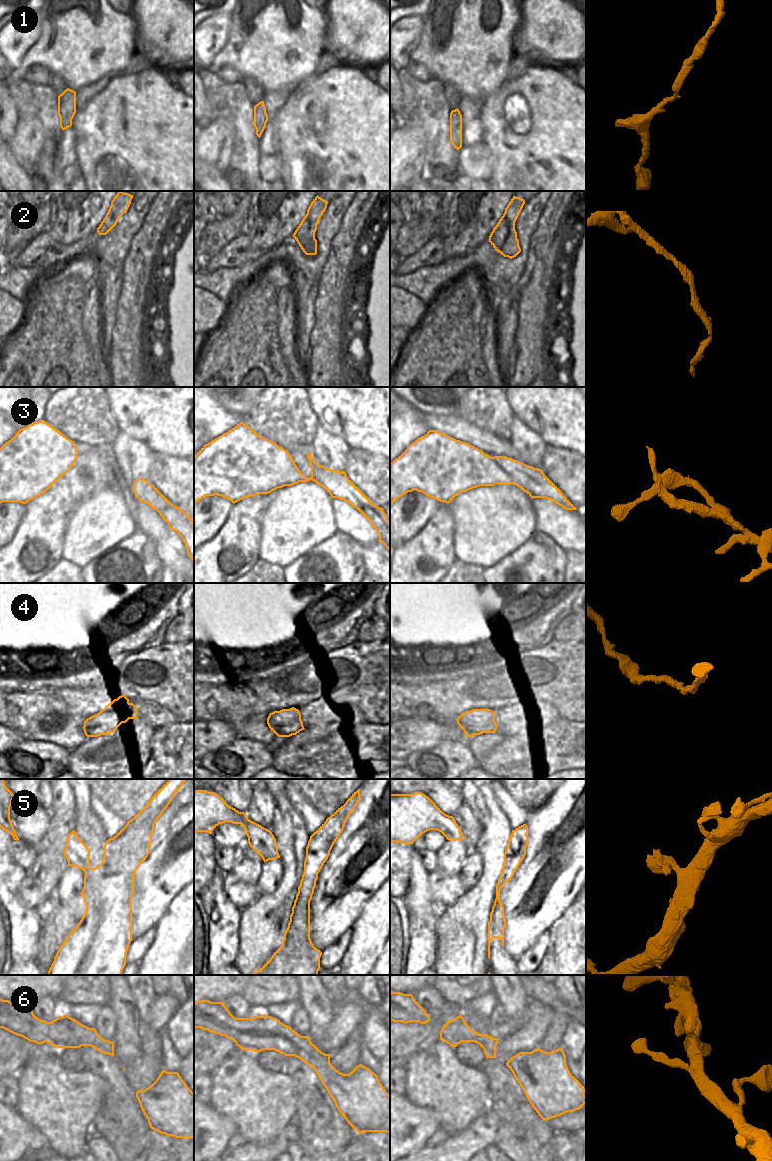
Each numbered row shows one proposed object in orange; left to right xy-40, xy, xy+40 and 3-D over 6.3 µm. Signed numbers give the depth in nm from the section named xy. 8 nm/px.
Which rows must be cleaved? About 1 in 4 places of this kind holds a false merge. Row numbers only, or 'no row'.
2, 3, 4

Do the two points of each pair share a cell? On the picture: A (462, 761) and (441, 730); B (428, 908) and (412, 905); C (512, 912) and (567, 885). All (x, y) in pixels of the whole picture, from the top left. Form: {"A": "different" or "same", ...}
{"A": "different", "B": "same", "C": "same"}

